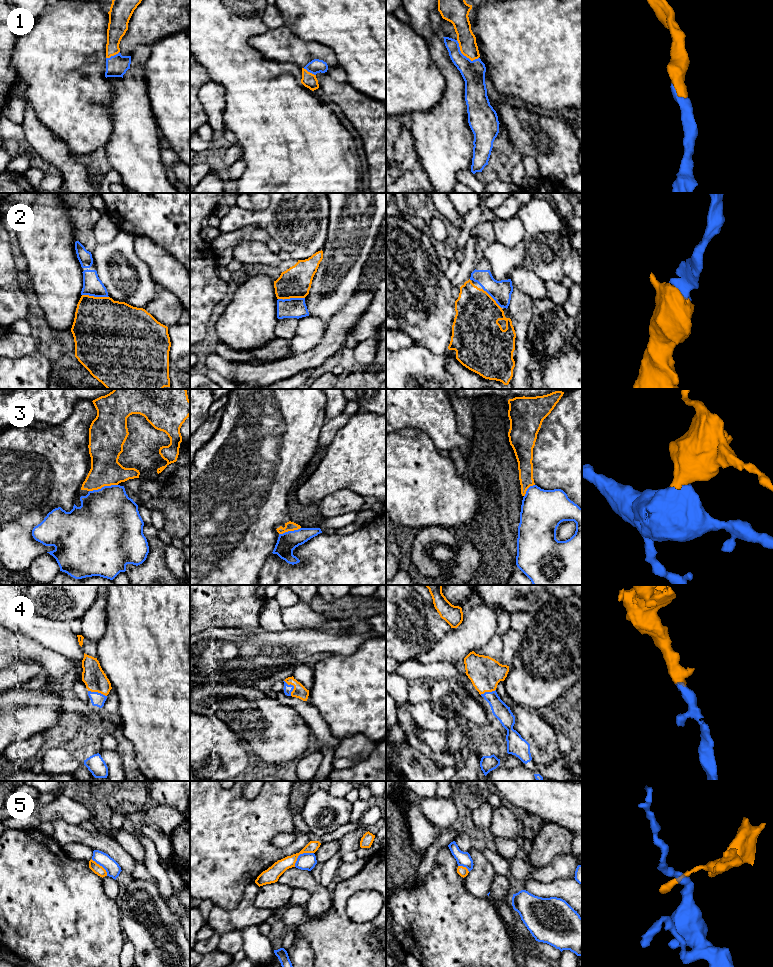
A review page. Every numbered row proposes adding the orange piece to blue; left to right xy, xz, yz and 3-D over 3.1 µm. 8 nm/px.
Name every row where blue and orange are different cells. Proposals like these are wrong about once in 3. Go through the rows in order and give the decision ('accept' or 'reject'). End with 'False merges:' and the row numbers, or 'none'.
1: accept
2: accept
3: reject
4: accept
5: reject
False merges: 3, 5

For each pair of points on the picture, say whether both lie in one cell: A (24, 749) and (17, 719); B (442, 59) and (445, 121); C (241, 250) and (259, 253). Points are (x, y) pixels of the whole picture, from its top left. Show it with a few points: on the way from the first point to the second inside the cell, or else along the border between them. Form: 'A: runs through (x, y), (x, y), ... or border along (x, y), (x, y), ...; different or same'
A: border along (44, 732), (38, 732), (10, 744); different
B: runs through (451, 74), (451, 106); same
C: runs through (245, 252), (255, 253); same

